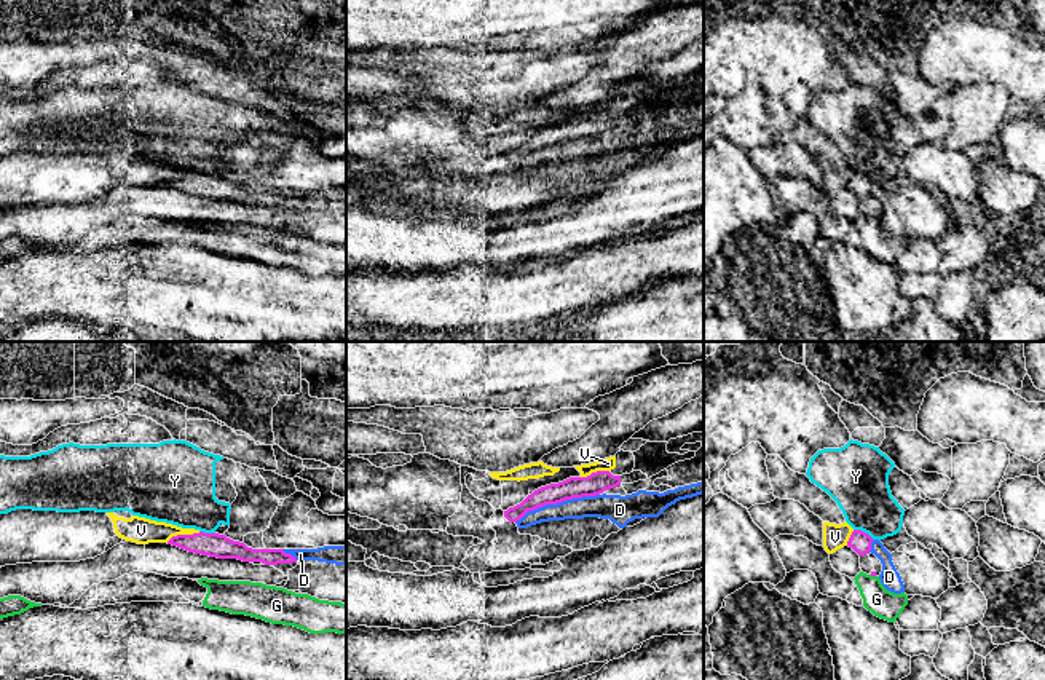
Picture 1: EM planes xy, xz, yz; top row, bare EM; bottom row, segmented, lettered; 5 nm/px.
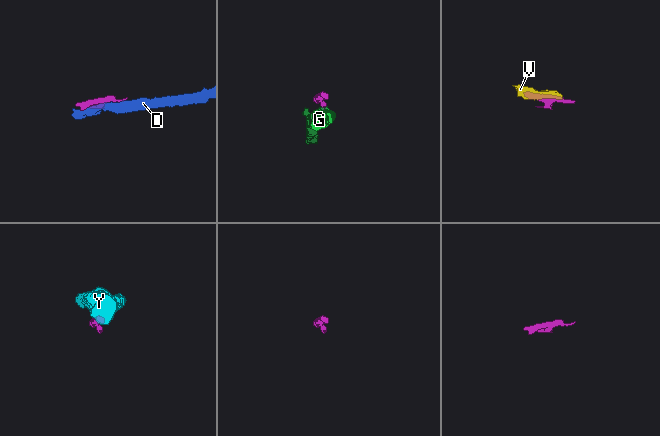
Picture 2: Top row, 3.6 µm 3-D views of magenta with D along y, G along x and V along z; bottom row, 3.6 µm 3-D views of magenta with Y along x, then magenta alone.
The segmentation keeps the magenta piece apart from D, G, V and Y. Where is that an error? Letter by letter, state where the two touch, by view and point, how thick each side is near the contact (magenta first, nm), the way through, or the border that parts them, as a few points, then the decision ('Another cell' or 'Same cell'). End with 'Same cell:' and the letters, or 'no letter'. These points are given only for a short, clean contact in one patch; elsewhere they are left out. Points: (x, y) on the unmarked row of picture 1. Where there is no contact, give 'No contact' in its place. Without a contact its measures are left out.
D: Touches magenta at xz (557, 144). Thickness 110 nm (magenta) against 130 nm. Another cell
G: Touches magenta at yz (873, 217). Thickness 30 nm (magenta) against 140 nm. Boundary: yz (870, 217), (875, 219). Another cell
V: Touches magenta at xy (182, 177). Thickness 120 nm (magenta) against 140 nm. Same cell
Y: Touches magenta at yz (863, 174). Thickness 110 nm (magenta) against 300 nm. Another cell
Same cell: V

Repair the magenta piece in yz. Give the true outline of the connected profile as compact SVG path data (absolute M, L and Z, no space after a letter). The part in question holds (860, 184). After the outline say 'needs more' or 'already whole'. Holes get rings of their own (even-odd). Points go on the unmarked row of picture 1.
M823 164L823 190L828 196L836 195L838 192L849 188L858 198L870 196L873 180L862 174L854 172L847 164L844 166L830 166Z | needs more

